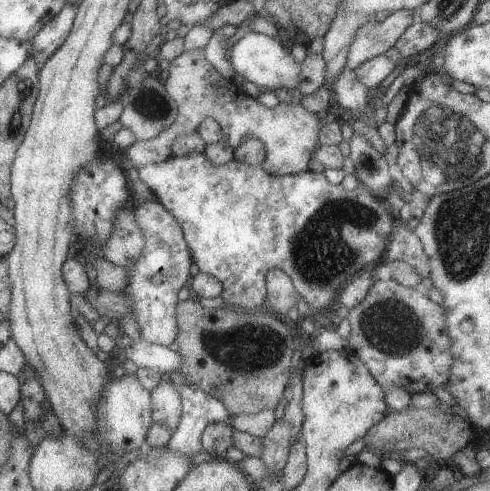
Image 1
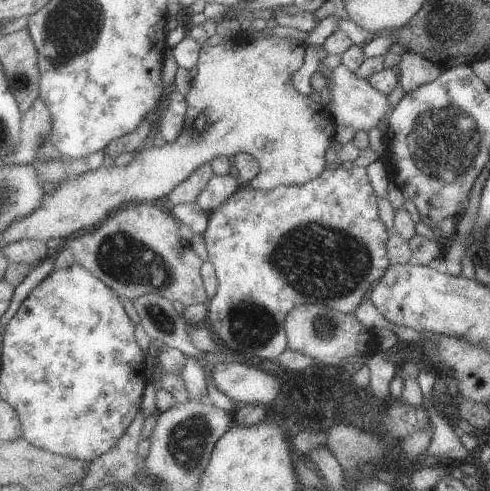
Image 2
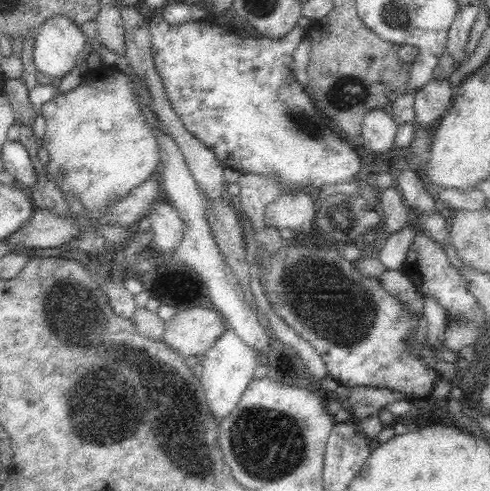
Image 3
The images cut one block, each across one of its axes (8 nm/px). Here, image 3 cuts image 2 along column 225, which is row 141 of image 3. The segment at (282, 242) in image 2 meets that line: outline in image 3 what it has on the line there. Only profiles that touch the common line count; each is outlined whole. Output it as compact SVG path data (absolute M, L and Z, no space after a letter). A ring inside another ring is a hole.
M160 12L155 14L148 28L156 73L172 111L182 121L184 129L210 149L224 168L273 178L280 184L281 193L315 192L328 184L357 180L364 164L354 148L355 142L334 130L292 73L293 52L306 34L305 29L296 24L286 34L274 38L240 37L214 20L168 24Z

